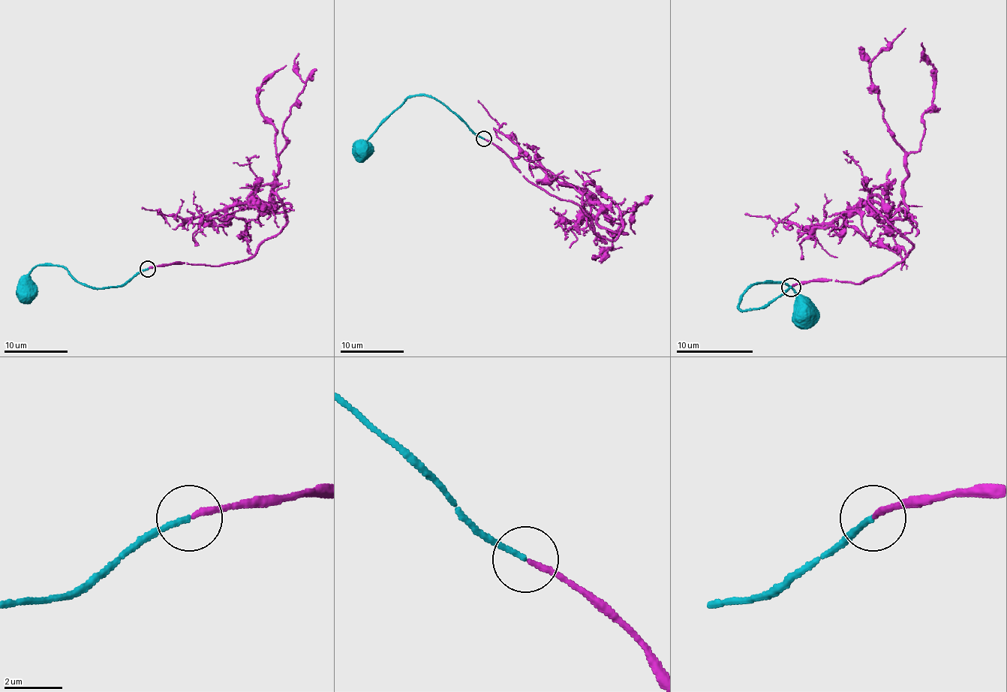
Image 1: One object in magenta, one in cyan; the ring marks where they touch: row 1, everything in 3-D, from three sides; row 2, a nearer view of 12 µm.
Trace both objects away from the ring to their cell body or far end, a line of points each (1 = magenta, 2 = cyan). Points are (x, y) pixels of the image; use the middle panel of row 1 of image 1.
1: (484, 138), (602, 237), (621, 212), (601, 212), (614, 236), (641, 204), (635, 234)
2: (484, 138), (477, 136), (434, 98), (410, 95), (364, 143), (362, 149)

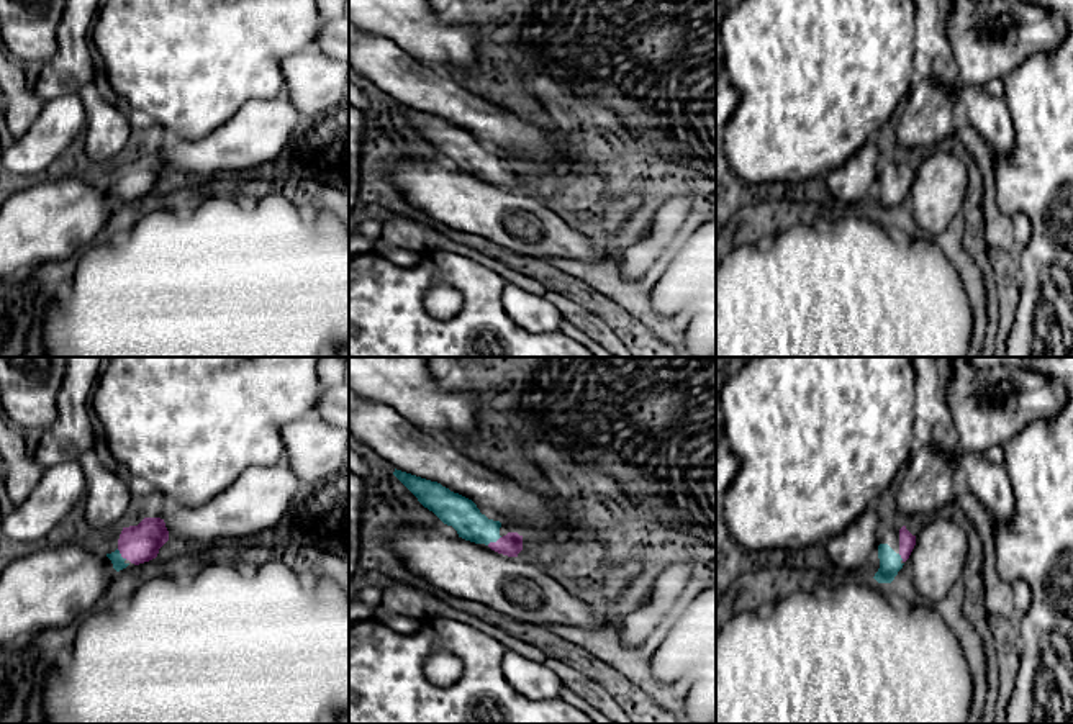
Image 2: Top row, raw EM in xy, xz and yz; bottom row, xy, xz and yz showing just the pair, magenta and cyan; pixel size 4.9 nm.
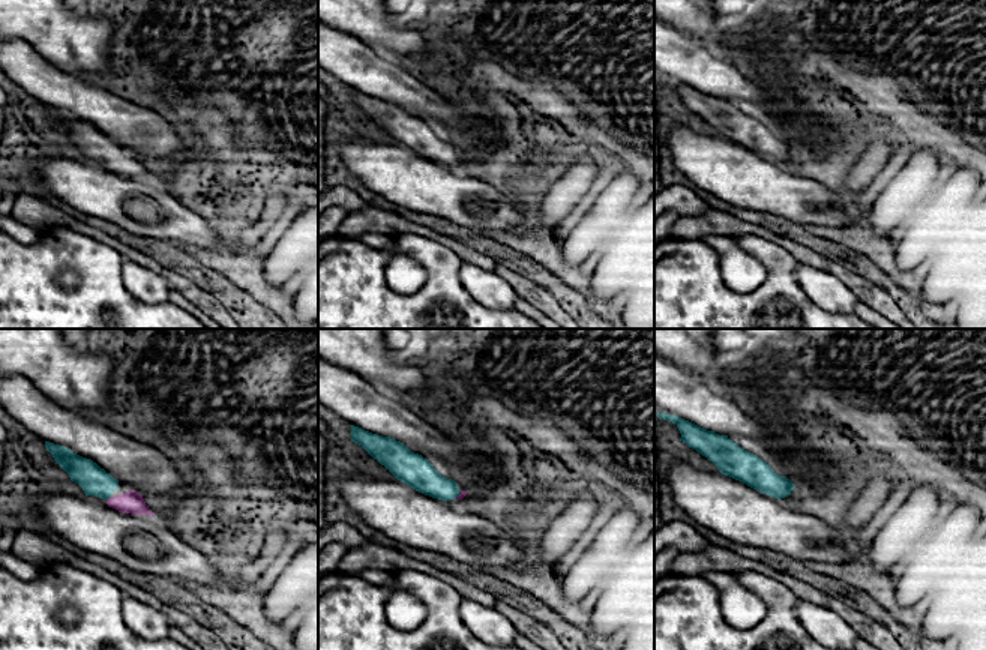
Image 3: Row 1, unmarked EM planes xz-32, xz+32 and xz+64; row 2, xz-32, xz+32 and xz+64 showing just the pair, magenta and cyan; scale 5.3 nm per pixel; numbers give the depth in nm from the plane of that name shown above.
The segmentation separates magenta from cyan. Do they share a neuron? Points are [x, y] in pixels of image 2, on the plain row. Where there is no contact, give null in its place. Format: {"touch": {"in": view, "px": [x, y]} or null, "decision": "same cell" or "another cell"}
{"touch": {"in": "xz", "px": [493, 176]}, "decision": "same cell"}

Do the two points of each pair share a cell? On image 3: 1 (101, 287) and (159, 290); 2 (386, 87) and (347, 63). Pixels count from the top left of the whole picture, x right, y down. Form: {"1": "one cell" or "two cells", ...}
{"1": "two cells", "2": "one cell"}

